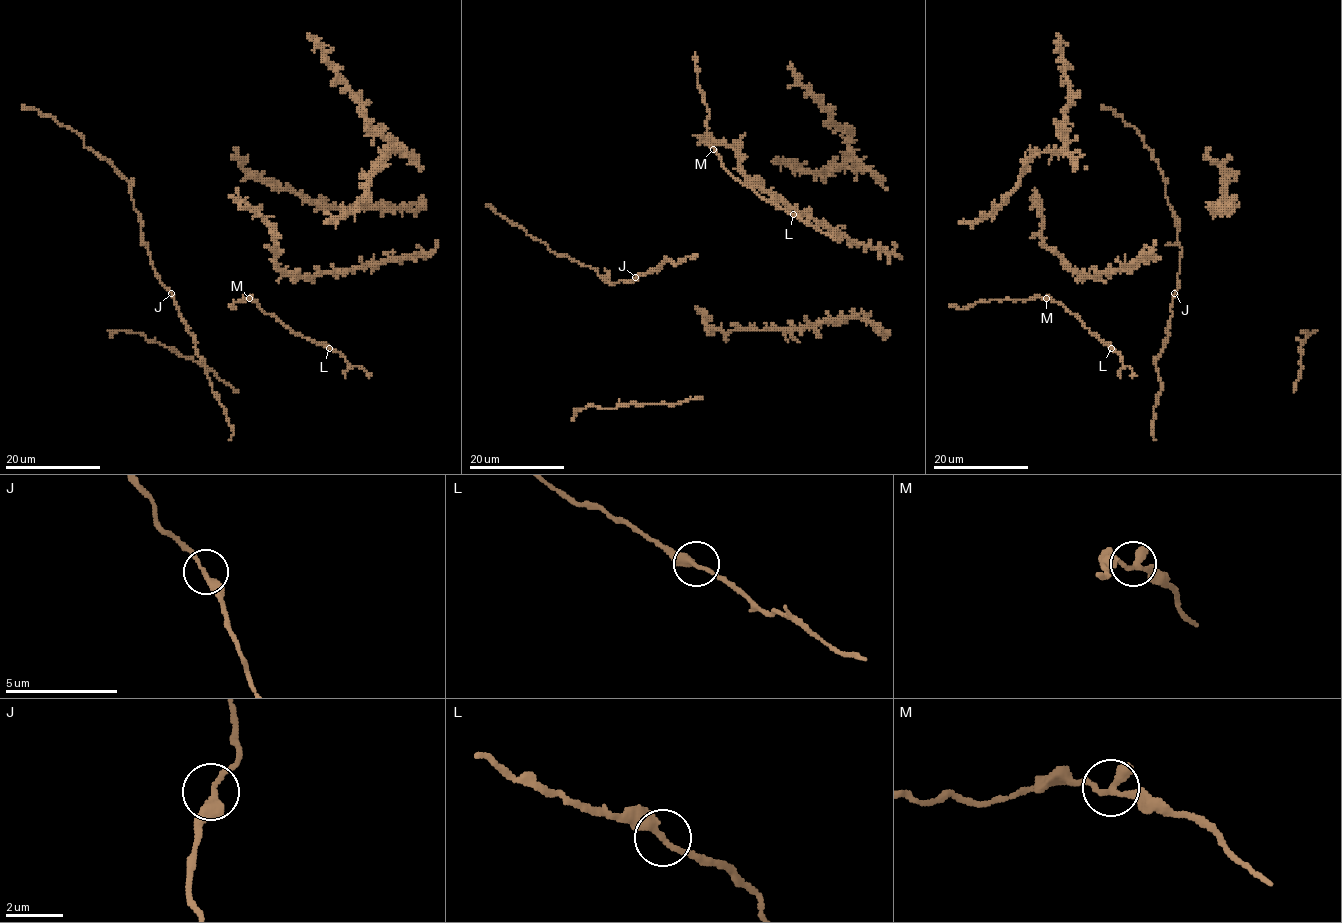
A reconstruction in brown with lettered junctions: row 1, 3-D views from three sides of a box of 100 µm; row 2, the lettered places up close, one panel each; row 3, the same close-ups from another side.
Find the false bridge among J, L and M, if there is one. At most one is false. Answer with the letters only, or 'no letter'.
no letter

